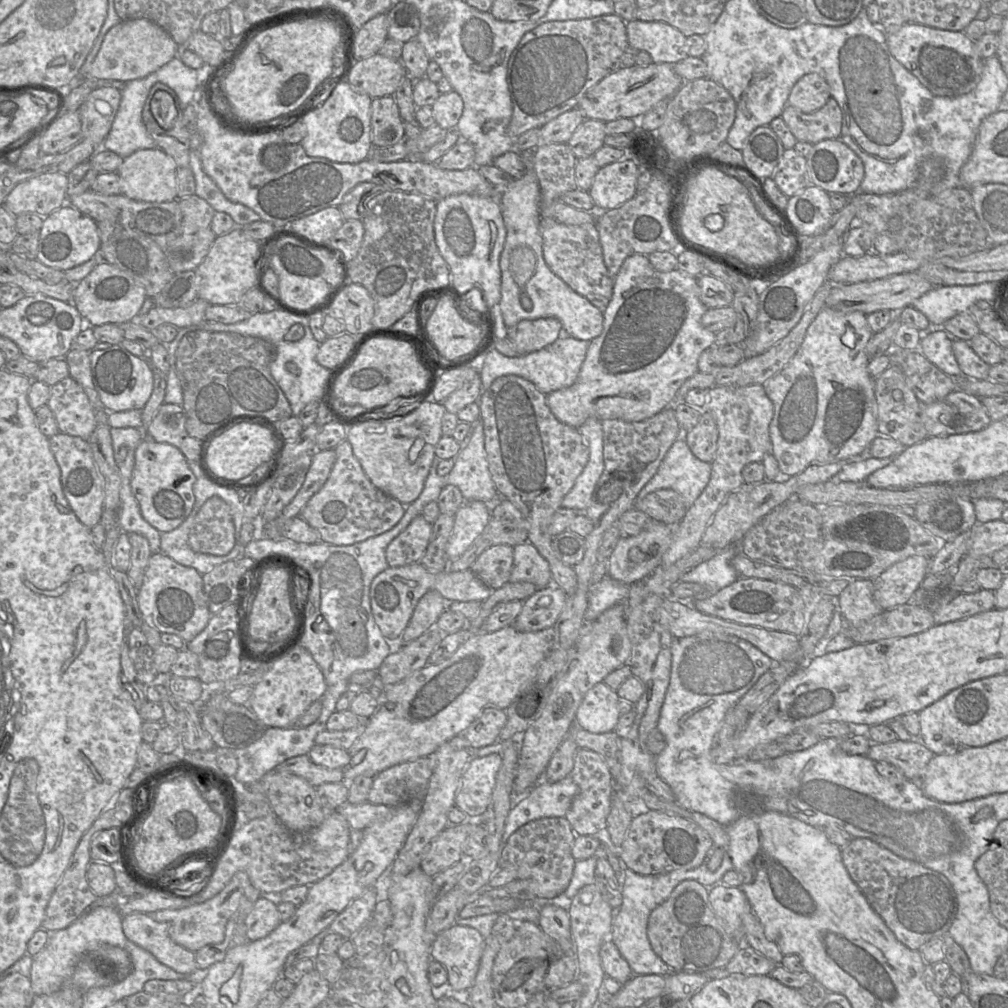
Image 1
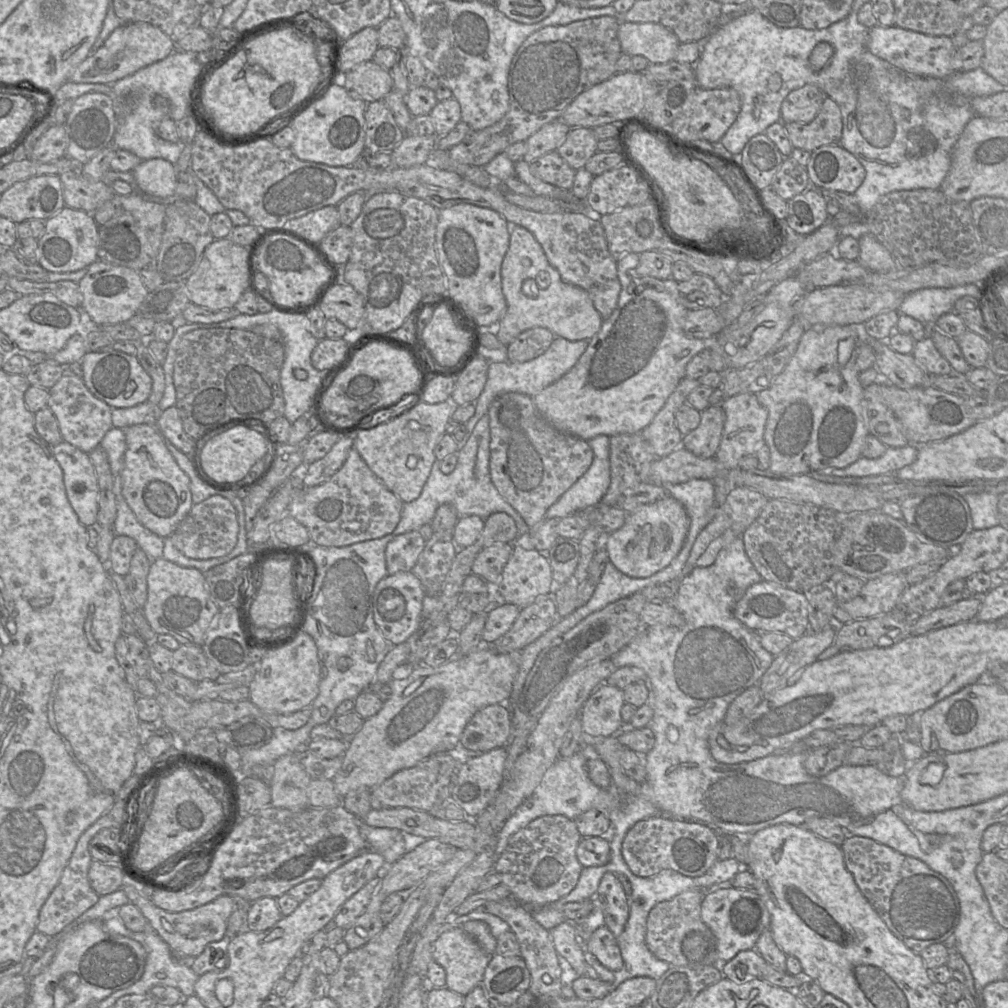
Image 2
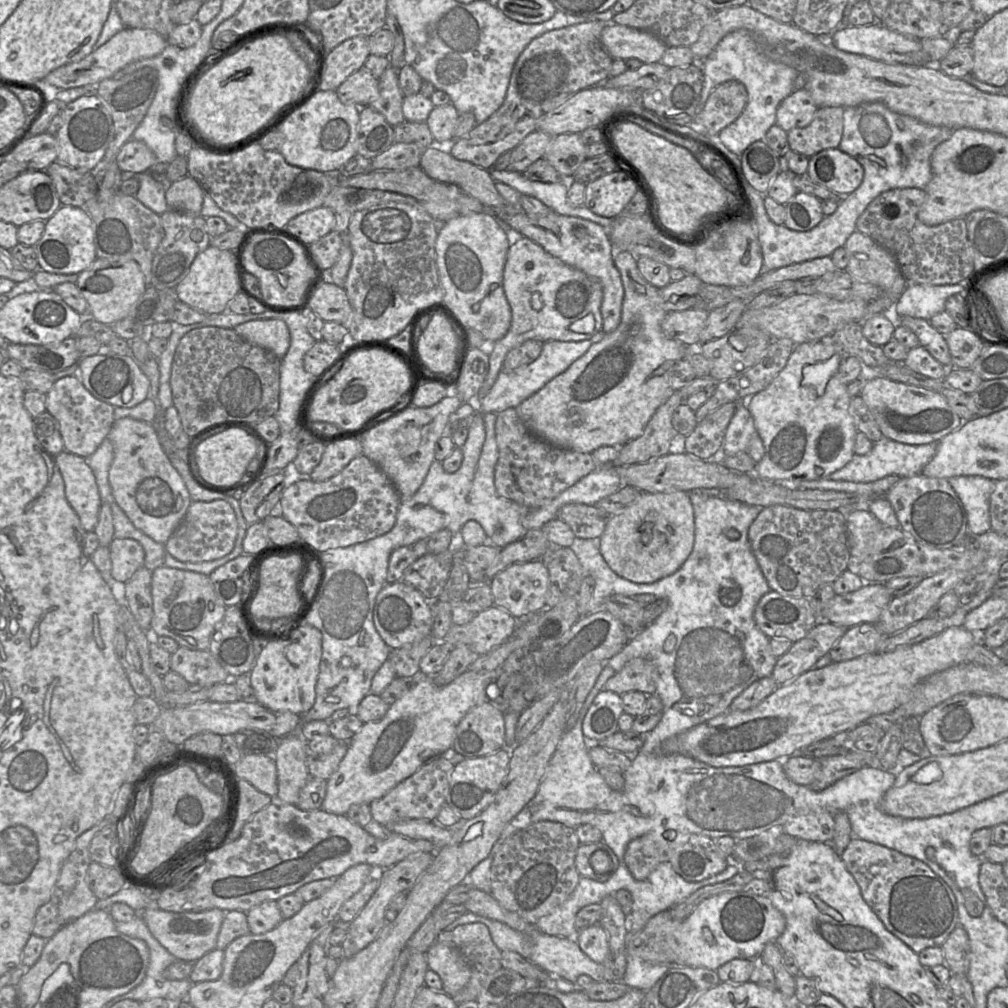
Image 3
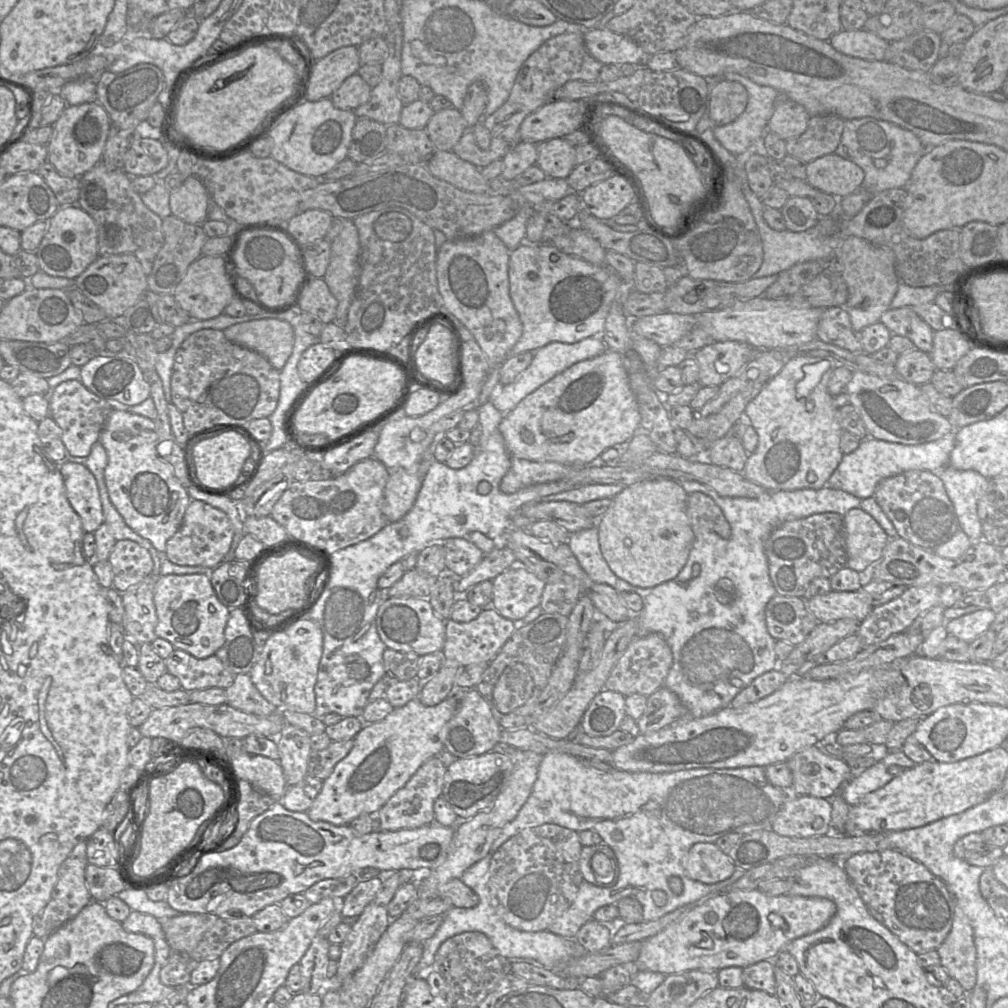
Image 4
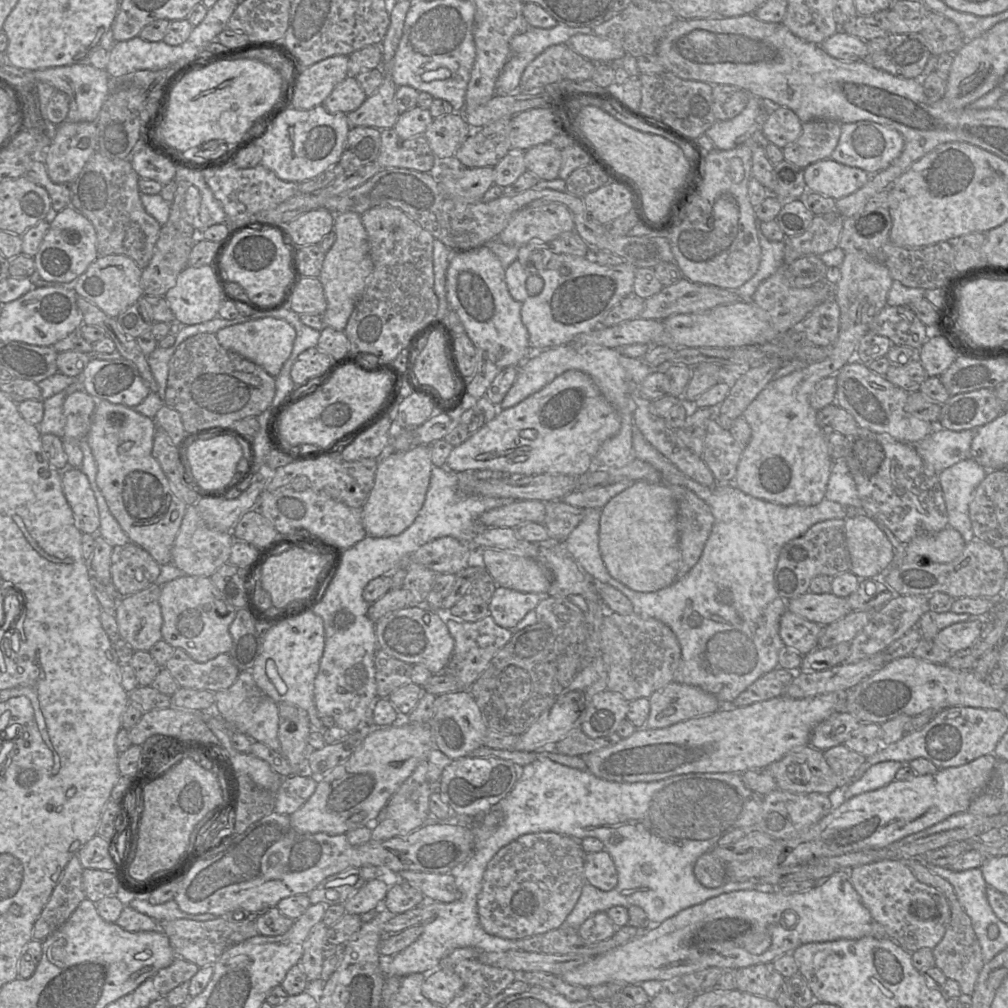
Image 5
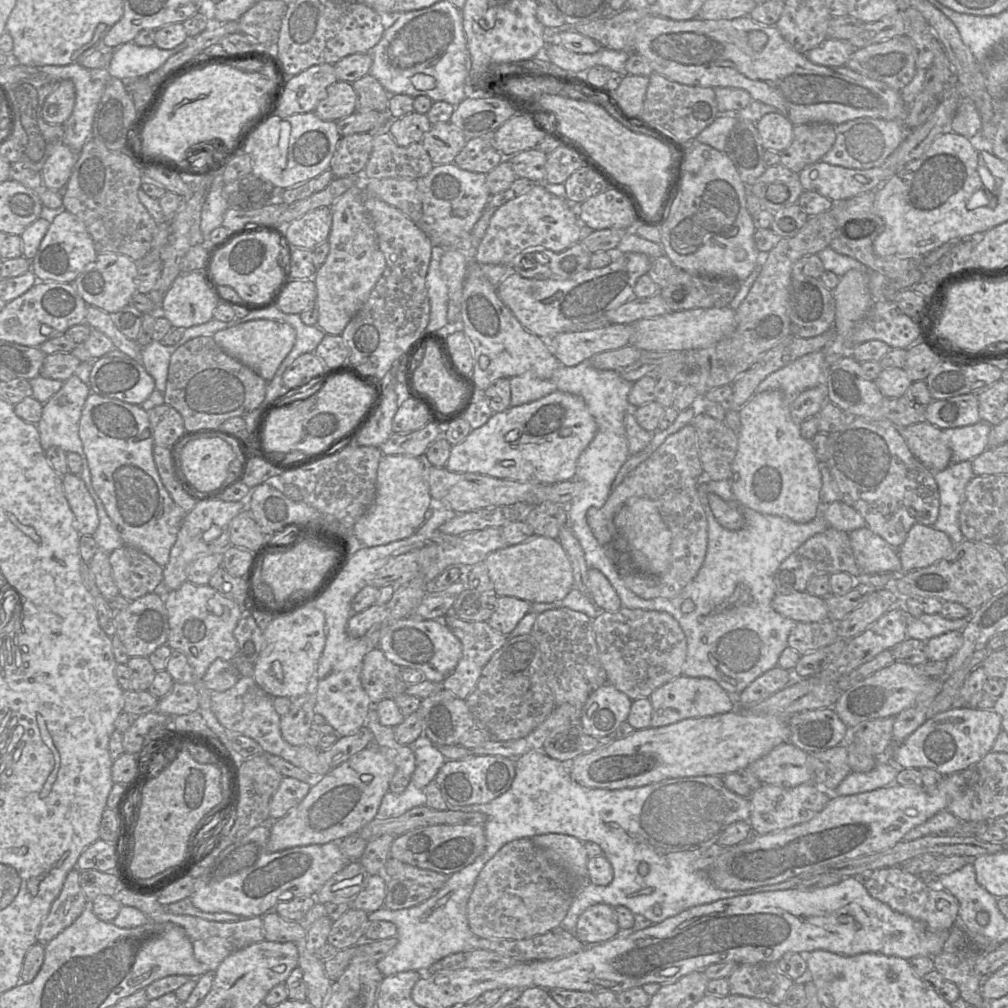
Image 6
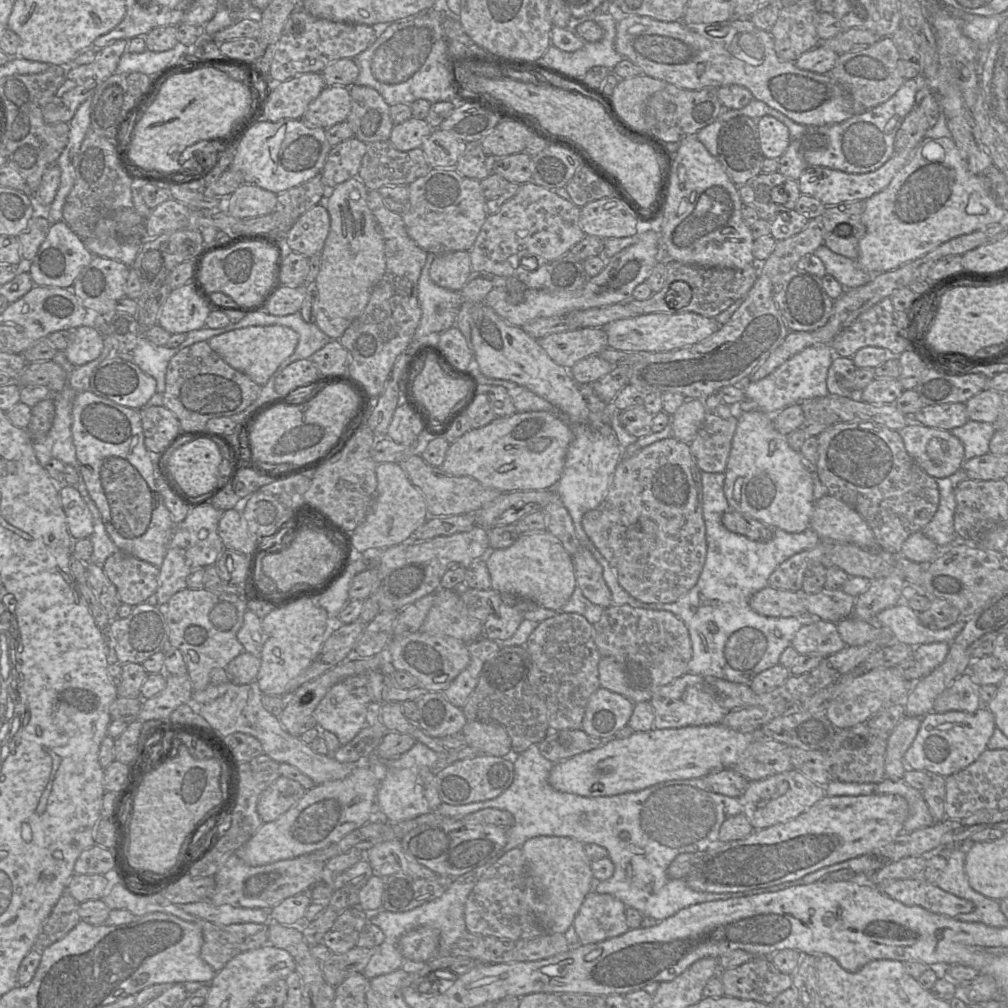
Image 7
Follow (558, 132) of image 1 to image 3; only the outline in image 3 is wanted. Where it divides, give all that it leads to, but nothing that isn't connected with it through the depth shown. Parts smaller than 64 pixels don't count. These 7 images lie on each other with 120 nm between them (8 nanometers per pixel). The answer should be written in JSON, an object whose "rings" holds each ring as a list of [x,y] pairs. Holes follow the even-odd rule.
{"rings":[[[539,130],[531,132],[512,150],[508,169],[523,173],[531,164],[544,157],[553,138]]]}

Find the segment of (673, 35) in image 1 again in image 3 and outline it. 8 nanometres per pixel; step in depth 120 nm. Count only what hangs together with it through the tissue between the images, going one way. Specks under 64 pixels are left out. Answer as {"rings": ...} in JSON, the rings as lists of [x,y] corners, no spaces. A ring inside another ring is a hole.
{"rings":[[[614,23],[606,25],[600,41],[613,59],[635,58],[643,64],[659,62],[668,48],[661,39],[649,32]]]}

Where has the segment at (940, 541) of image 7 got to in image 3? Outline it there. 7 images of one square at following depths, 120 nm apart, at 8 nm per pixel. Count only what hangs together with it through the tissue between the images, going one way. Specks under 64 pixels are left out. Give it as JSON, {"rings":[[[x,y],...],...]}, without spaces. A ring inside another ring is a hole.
{"rings":[[[954,476],[948,482],[964,506],[969,534],[978,536],[990,531],[990,496],[995,481],[982,476]]]}

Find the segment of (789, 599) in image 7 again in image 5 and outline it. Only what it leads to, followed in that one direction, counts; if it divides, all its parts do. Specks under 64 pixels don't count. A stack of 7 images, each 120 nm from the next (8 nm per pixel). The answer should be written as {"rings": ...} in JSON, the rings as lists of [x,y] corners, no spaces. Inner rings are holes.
{"rings":[[[808,591],[786,602],[789,611],[824,627],[852,611],[847,598],[836,596],[832,592],[815,594]]]}

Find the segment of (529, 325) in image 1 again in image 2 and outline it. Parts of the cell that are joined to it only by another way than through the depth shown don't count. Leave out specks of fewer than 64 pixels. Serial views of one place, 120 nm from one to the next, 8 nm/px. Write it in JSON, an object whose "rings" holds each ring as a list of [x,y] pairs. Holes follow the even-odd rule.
{"rings":[[[534,327],[520,333],[506,347],[510,362],[526,362],[542,355],[551,345],[555,335],[544,327]]]}

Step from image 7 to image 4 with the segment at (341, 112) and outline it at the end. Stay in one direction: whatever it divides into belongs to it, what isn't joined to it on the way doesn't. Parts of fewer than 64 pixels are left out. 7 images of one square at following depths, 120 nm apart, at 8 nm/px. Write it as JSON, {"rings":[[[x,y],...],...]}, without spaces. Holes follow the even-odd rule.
{"rings":[[[359,74],[347,77],[341,86],[331,95],[333,105],[340,110],[355,110],[365,104],[372,88]]]}

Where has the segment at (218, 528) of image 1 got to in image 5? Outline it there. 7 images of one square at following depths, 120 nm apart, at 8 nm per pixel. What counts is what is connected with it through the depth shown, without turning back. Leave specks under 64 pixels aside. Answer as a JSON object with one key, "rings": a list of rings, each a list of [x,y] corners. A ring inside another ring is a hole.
{"rings":[[[188,505],[172,547],[172,563],[190,576],[210,577],[221,565],[229,562],[234,543],[231,531],[209,528],[199,516],[195,505]]]}

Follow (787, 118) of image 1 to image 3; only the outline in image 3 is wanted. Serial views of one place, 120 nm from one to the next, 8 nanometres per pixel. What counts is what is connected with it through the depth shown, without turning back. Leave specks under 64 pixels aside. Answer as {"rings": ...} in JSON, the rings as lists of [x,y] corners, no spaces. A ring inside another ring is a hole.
{"rings":[[[843,107],[818,108],[812,122],[787,132],[791,151],[810,158],[820,151],[838,148],[843,135]]]}

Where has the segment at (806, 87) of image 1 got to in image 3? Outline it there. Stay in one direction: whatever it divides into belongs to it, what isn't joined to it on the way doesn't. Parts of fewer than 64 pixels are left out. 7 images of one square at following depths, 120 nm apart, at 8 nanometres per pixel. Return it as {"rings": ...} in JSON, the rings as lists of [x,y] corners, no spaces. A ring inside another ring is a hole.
{"rings":[[[804,88],[792,92],[778,106],[776,125],[786,132],[808,126],[818,110],[811,94]]]}

